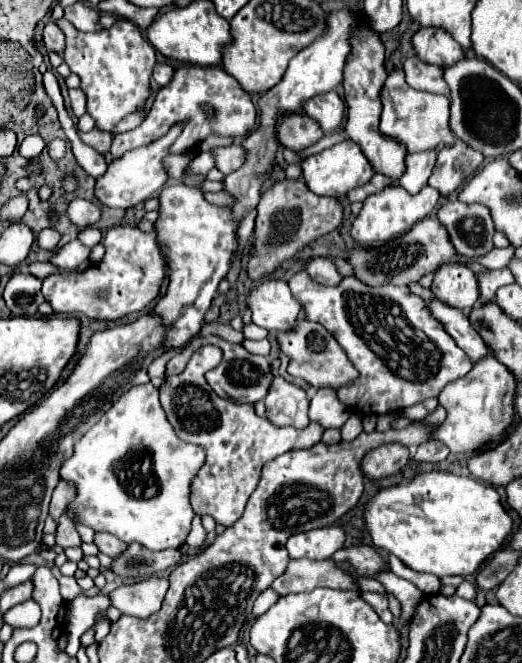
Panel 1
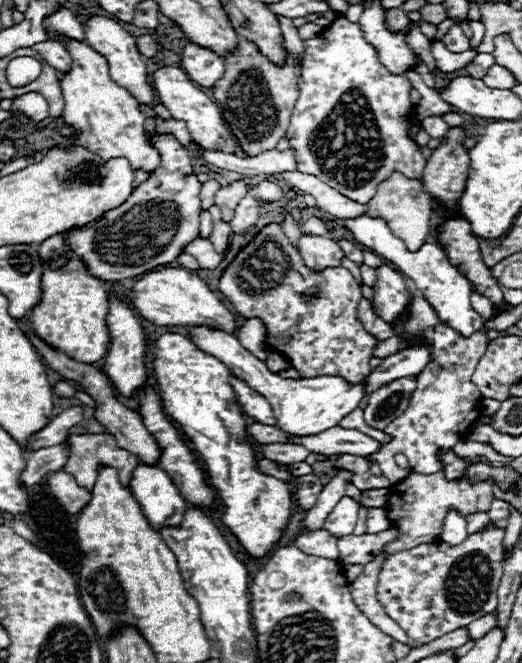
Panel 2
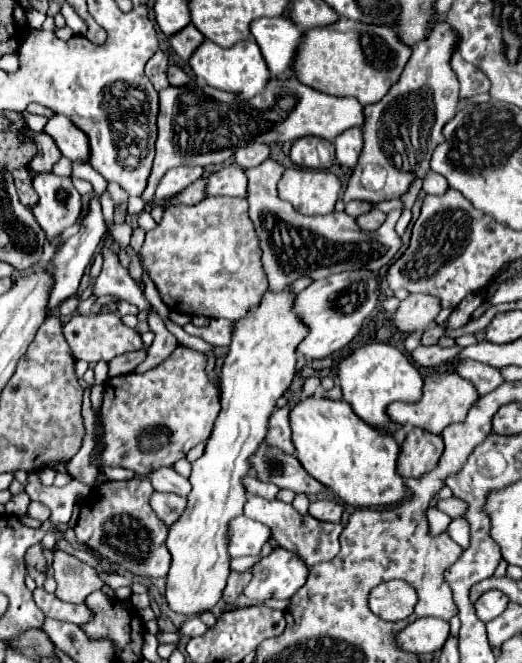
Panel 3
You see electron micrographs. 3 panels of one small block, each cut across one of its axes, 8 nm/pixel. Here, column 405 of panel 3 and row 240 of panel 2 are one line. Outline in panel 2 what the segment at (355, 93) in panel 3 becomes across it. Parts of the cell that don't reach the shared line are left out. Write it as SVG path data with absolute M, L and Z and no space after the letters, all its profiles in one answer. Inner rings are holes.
M68 232L54 234L38 246L38 256L42 260L42 298L28 316L34 332L42 340L68 352L74 360L92 364L106 356L110 344L106 326L108 284L86 272L84 260L66 244L66 234Z

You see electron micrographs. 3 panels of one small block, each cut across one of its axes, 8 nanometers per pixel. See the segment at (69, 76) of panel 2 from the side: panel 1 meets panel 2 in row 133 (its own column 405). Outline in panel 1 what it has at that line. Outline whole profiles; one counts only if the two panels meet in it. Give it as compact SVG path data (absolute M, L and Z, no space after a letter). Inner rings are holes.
M396 68L396 70L388 70L388 78L382 86L380 98L382 98L380 130L390 138L400 140L408 148L408 152L430 150L430 148L438 148L440 144L454 142L454 134L448 128L450 100L446 96L410 88L404 80L404 72Z

